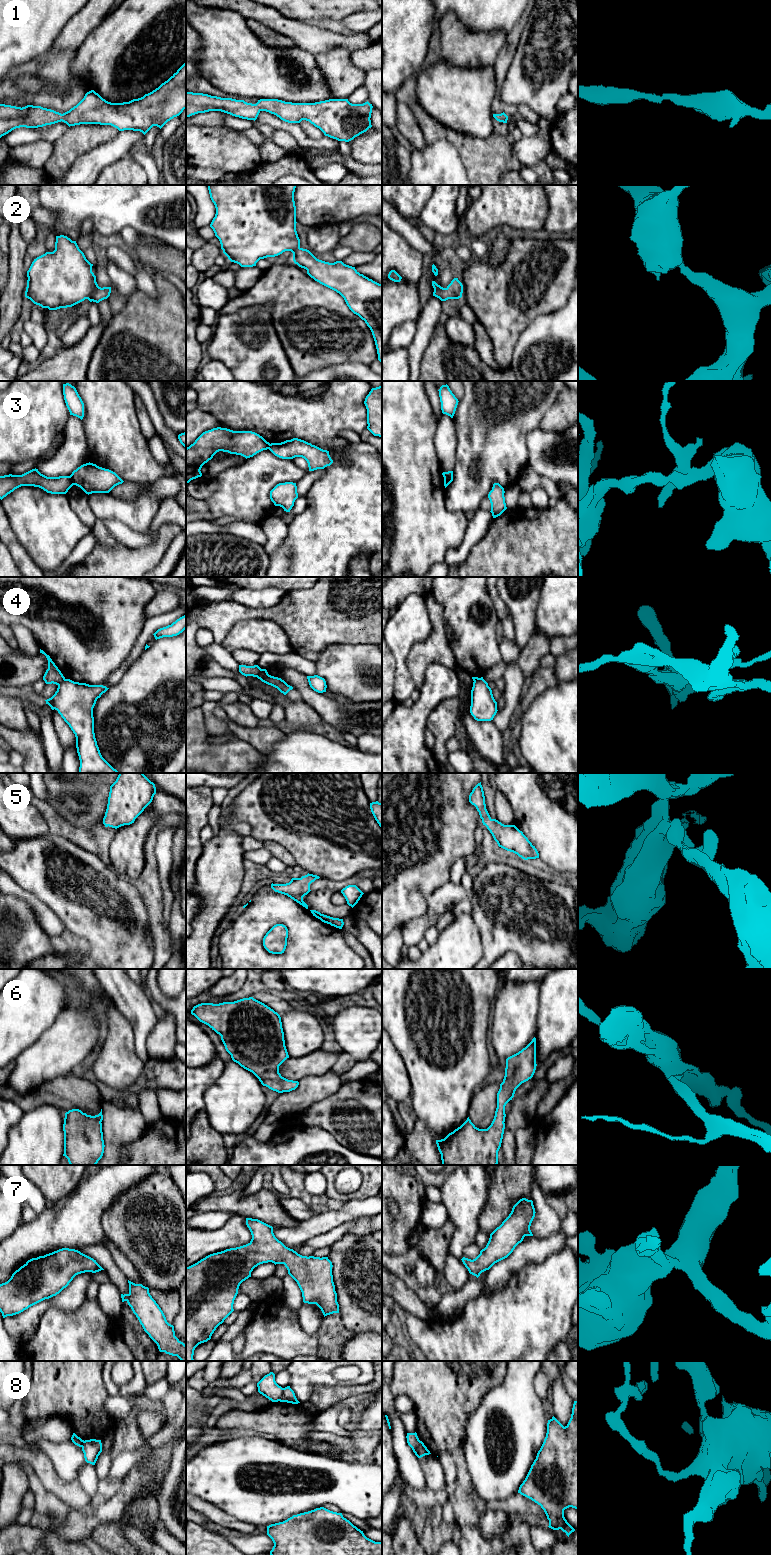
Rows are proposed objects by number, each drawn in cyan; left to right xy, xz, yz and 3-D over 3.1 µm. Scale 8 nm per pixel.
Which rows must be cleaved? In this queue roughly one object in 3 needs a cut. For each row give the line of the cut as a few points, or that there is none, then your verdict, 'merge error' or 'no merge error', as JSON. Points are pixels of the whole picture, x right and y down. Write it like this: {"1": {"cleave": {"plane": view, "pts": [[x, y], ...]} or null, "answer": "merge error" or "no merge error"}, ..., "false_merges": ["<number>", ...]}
{"1": {"cleave": null, "answer": "no merge error"}, "2": {"cleave": null, "answer": "no merge error"}, "3": {"cleave": {"plane": "xy", "pts": [[69, 476], [74, 484]]}, "answer": "merge error"}, "4": {"cleave": {"plane": "xz", "pts": [[261, 669], [255, 676]]}, "answer": "merge error"}, "5": {"cleave": null, "answer": "no merge error"}, "6": {"cleave": null, "answer": "no merge error"}, "7": {"cleave": null, "answer": "no merge error"}, "8": {"cleave": {"plane": "xz", "pts": [[283, 1388], [279, 1400]]}, "answer": "merge error"}, "false_merges": ["3", "4", "8"]}

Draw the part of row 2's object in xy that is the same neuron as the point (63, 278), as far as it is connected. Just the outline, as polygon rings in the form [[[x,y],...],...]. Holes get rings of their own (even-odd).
[[[64,235],[56,236],[55,250],[34,259],[27,271],[25,297],[49,310],[72,307],[85,299],[99,303],[110,296],[111,287],[98,286],[92,266],[76,241]]]

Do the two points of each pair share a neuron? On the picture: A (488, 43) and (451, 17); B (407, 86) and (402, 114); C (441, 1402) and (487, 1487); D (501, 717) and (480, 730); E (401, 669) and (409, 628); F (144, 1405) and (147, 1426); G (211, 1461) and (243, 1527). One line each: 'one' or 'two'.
A: one
B: two
C: two
D: two
E: one
F: two
G: two

